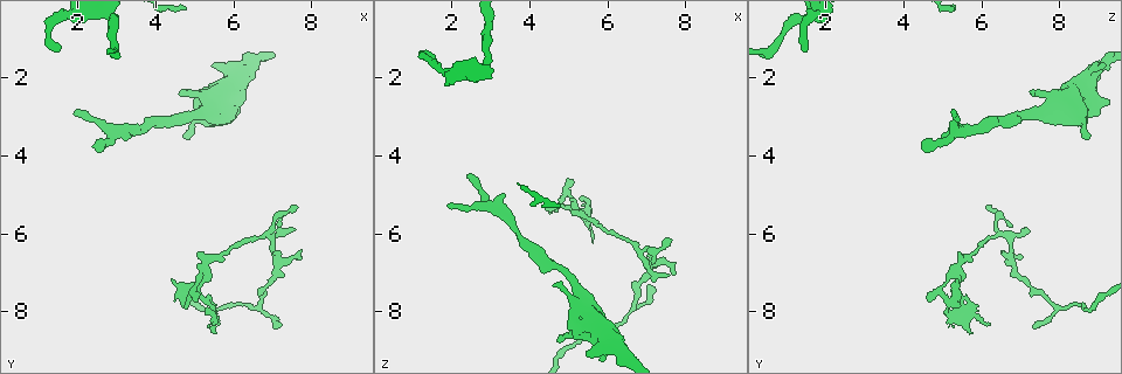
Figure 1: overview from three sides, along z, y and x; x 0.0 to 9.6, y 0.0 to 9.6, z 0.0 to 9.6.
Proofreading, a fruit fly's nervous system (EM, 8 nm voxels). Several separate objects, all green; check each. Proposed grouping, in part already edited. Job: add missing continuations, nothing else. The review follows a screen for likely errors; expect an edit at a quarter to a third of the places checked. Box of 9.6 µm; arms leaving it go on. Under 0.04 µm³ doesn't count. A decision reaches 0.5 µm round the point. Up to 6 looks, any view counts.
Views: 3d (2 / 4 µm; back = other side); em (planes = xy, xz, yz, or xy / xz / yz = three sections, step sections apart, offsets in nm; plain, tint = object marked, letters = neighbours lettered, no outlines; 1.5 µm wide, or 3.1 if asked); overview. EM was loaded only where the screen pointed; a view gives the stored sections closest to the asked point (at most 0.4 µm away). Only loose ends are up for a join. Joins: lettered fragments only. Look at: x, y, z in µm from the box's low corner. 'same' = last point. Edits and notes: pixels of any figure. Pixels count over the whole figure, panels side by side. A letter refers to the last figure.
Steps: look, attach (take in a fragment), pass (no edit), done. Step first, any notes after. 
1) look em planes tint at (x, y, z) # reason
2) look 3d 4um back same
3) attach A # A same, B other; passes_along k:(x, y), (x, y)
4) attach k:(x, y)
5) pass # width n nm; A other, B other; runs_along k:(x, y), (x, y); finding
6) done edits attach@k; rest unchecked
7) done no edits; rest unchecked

look 3d 2um at (7.15, 5.80, 6.80) # thin end

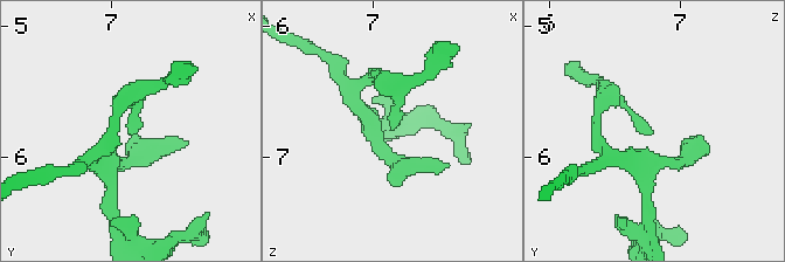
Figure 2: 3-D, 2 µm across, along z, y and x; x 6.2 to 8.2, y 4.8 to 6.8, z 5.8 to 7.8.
look em planes letters at (7.14, 5.78, 6.78)

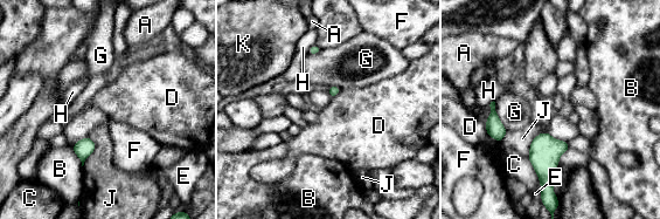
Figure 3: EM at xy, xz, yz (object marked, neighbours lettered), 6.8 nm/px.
pass # A other, B other, C other, D other, E other, F other, G other, H other, J other, K other; border 3:(341, 89), (332, 98); none of them fits

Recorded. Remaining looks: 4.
look em planes tint at (2.35, 3.75, 4.50) # branch stops here

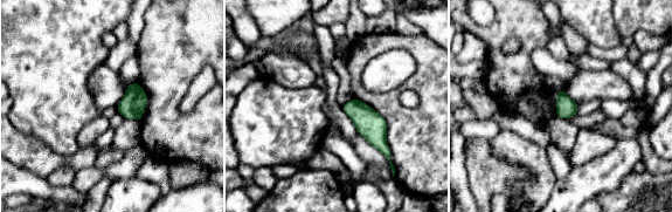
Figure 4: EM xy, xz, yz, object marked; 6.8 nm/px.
look em planes letters same

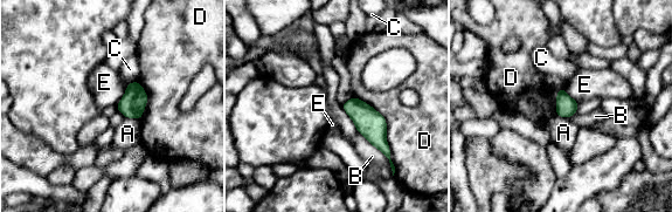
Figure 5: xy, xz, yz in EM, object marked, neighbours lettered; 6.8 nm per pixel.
pass # width 140 nm; A other, B other, C other, D other, E other; border 5:(561, 87), (570, 97), (579, 102); no lettered fragment goes on from it

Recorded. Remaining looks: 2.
look em yz step 4 letters at (1.55, 1.30, 1.45) # an open end

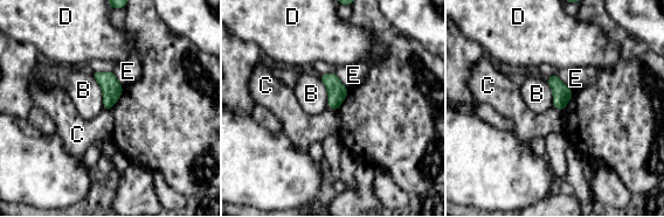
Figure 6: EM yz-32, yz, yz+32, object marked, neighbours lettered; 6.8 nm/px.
pass # longest_contact B 280 nm; B other, C other, D other, E other; border 6:(89, 71), (101, 89), (104, 107); no lettered fragment goes on from it

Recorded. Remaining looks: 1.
done no edits; rest unchecked

